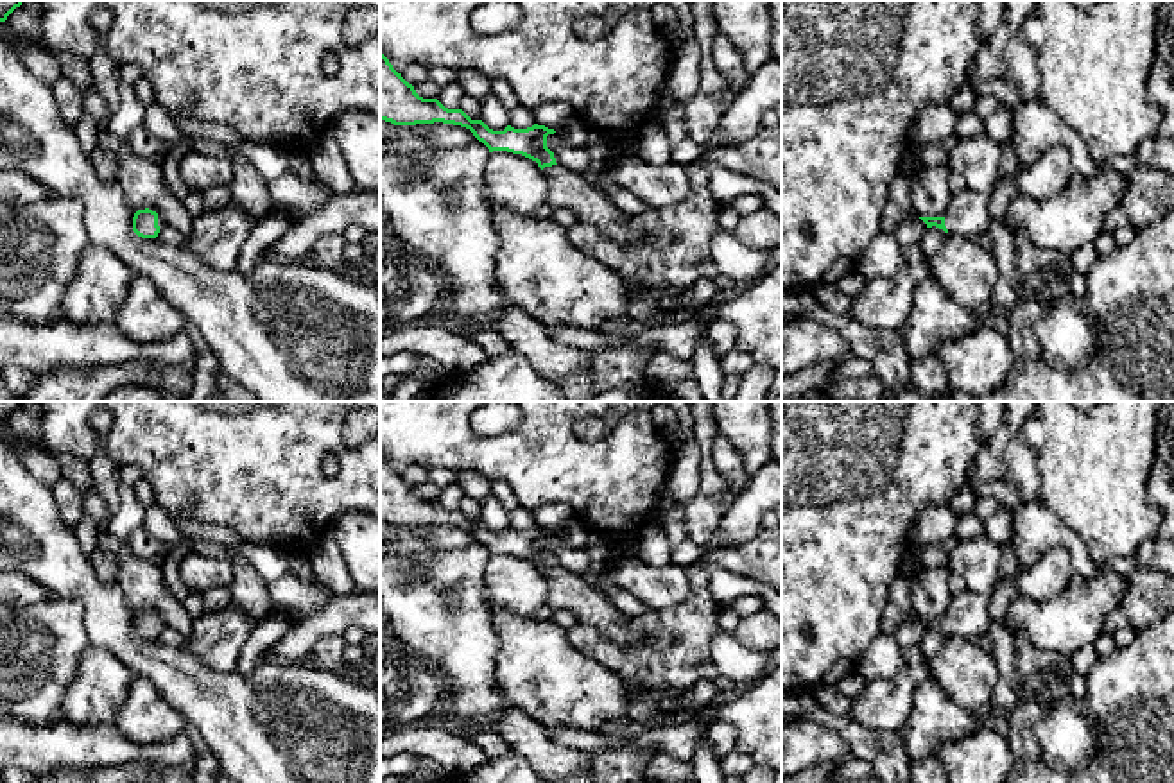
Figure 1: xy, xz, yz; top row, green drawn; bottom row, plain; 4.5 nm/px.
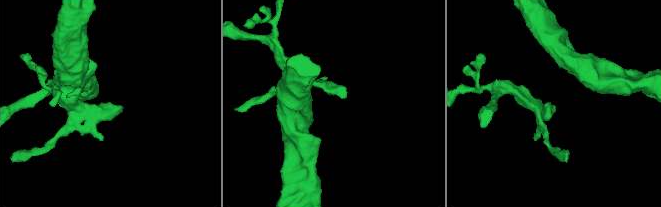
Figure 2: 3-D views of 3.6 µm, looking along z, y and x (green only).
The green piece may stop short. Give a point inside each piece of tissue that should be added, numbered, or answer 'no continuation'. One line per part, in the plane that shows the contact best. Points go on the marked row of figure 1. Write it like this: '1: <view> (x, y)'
1: xz (565, 189)

